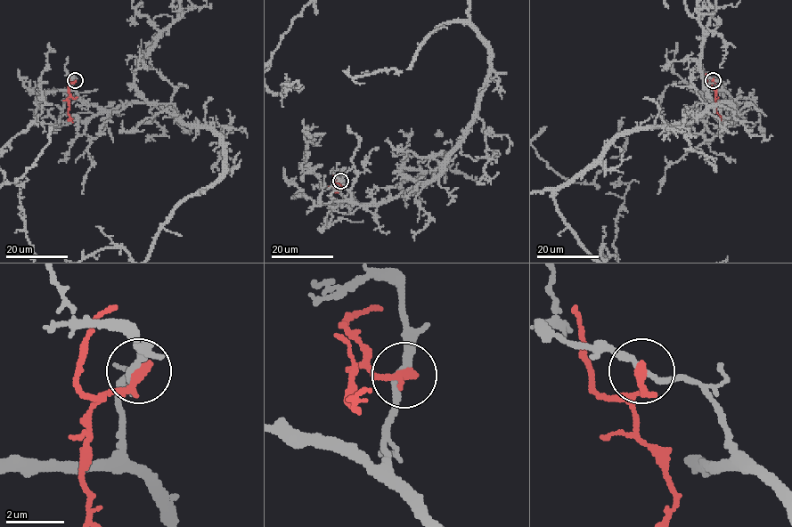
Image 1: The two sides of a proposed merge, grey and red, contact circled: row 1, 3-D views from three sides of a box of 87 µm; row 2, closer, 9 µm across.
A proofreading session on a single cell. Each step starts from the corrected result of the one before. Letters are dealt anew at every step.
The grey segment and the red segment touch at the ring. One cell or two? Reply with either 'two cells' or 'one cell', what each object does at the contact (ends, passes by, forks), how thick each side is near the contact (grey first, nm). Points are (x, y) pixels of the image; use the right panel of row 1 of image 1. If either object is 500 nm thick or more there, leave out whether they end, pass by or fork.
two cells | grey passes by | red ends | 200/360 nm

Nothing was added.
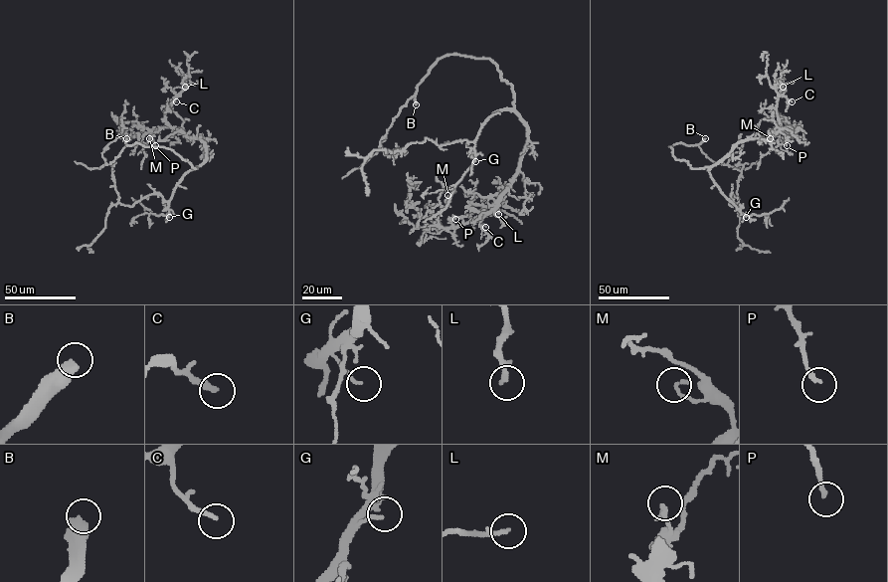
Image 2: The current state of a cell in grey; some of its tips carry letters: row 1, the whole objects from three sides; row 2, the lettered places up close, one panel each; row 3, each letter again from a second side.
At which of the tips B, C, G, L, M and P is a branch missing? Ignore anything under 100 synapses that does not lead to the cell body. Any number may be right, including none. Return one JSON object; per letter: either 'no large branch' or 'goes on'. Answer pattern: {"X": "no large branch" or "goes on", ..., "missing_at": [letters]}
{"B": "goes on", "C": "no large branch", "G": "no large branch", "L": "no large branch", "M": "no large branch", "P": "no large branch", "missing_at": ["B"]}

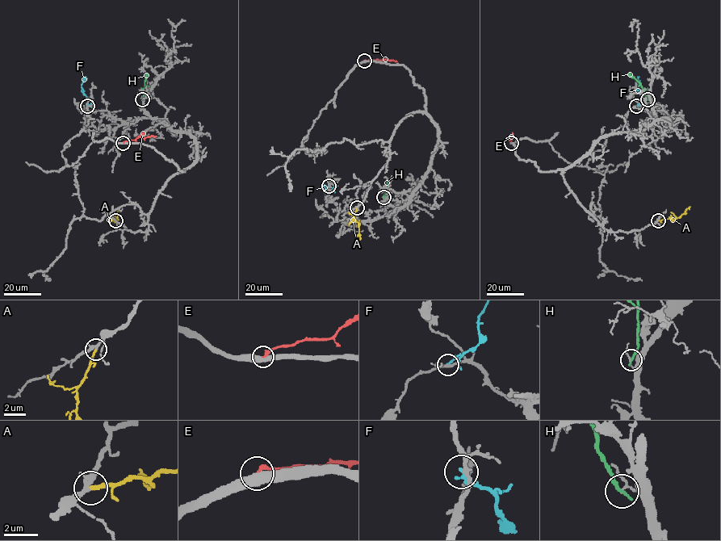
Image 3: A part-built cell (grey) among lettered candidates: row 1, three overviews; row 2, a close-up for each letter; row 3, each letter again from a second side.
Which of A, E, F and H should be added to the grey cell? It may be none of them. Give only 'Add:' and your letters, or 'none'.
Add: A

